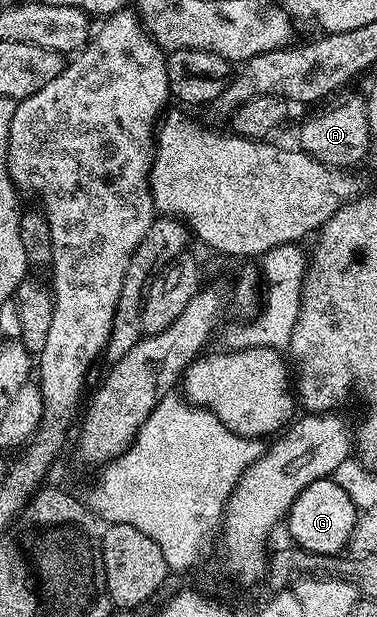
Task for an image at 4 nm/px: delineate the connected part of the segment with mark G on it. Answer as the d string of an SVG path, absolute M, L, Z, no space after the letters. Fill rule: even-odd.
M329 478L310 482L310 486L306 486L298 498L294 498L286 517L286 525L292 535L291 543L297 548L304 548L314 554L334 555L347 549L357 515L358 509L350 494L346 494L346 490L342 490L334 478Z

